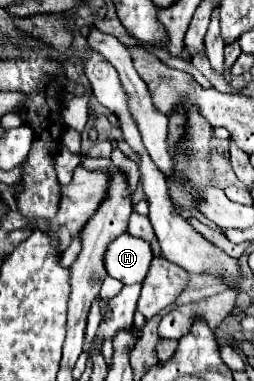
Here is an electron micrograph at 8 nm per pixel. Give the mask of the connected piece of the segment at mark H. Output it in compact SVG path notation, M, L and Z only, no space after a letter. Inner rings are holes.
M128 232L112 240L104 252L106 272L124 284L142 282L146 278L150 260L152 260L150 244L142 238L130 236Z

